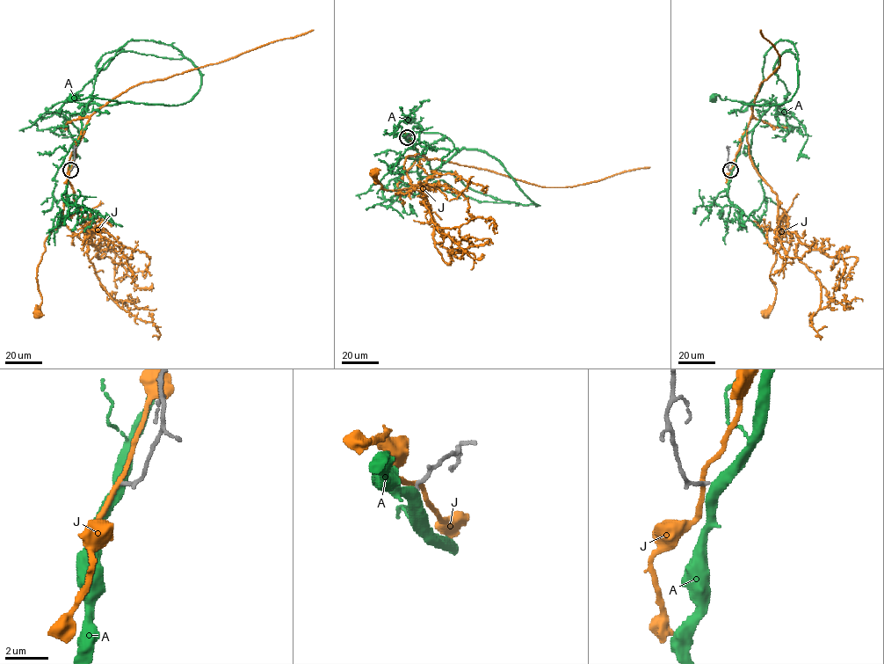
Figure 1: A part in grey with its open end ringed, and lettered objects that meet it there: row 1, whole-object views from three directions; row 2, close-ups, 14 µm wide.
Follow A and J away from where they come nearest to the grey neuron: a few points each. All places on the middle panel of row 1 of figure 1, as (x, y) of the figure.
A: (407, 138), (416, 150), (420, 176), (431, 175), (456, 151), (438, 133), (414, 132), (418, 123), (409, 120)
J: (407, 137), (421, 153), (409, 156), (403, 164), (415, 188), (380, 188), (374, 171)

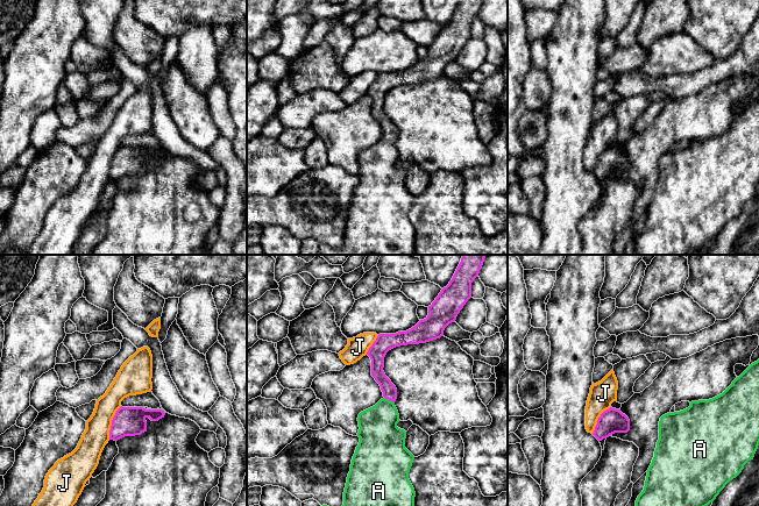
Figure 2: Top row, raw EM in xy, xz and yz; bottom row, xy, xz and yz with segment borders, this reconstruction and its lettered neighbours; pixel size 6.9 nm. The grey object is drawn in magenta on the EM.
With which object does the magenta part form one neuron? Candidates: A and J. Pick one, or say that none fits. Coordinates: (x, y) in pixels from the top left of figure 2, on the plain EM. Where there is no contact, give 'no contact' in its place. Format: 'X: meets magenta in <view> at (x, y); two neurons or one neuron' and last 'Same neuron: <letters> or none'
A: meets magenta in xz at (389, 139); one neuron
J: meets magenta in xy at (112, 162); two neurons
Same neuron: A

